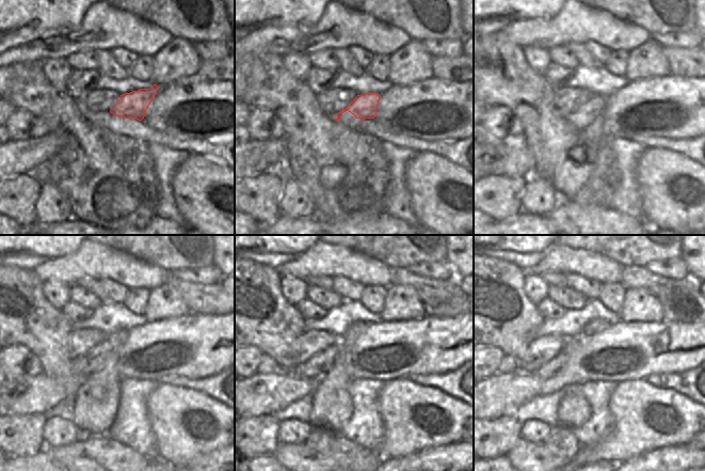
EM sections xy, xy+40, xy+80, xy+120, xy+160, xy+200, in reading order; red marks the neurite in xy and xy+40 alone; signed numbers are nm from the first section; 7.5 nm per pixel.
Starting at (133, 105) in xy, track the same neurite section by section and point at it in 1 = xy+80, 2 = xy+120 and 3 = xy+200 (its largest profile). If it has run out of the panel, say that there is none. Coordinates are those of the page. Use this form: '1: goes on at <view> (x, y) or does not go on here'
1: goes on at xy+80 (596, 104)
2: goes on at xy+120 (91, 362)
3: goes on at xy+200 (550, 369)

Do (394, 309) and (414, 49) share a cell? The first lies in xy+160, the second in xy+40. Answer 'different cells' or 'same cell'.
same cell

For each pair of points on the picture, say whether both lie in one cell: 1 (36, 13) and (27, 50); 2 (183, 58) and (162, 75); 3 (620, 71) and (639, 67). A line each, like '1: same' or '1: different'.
1: different
2: same
3: different

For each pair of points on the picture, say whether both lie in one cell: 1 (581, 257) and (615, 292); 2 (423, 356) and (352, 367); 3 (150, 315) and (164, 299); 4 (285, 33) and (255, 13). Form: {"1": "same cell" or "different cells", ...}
{"1": "different cells", "2": "same cell", "3": "same cell", "4": "different cells"}

